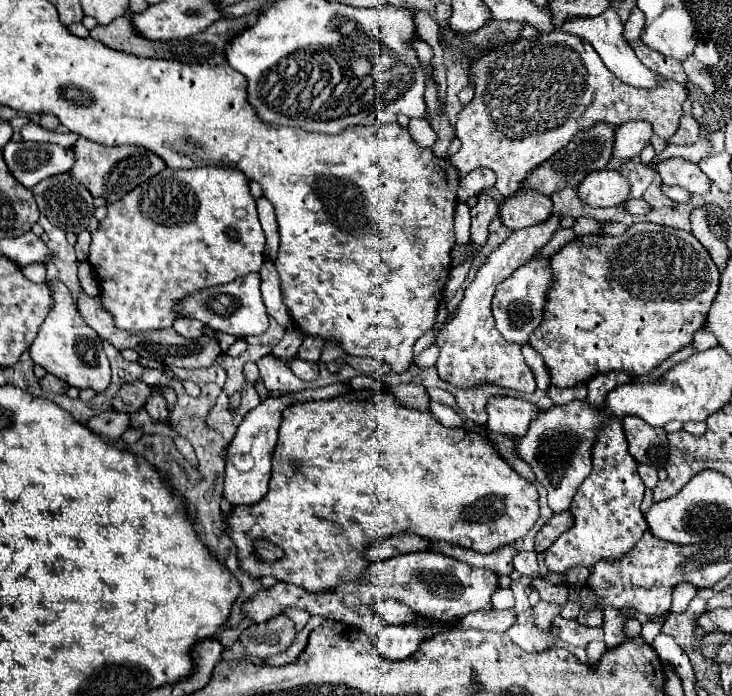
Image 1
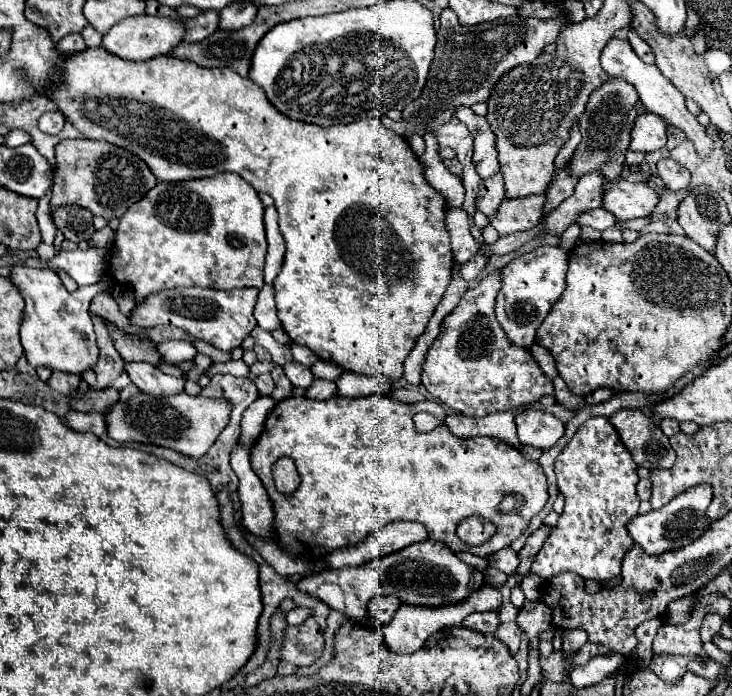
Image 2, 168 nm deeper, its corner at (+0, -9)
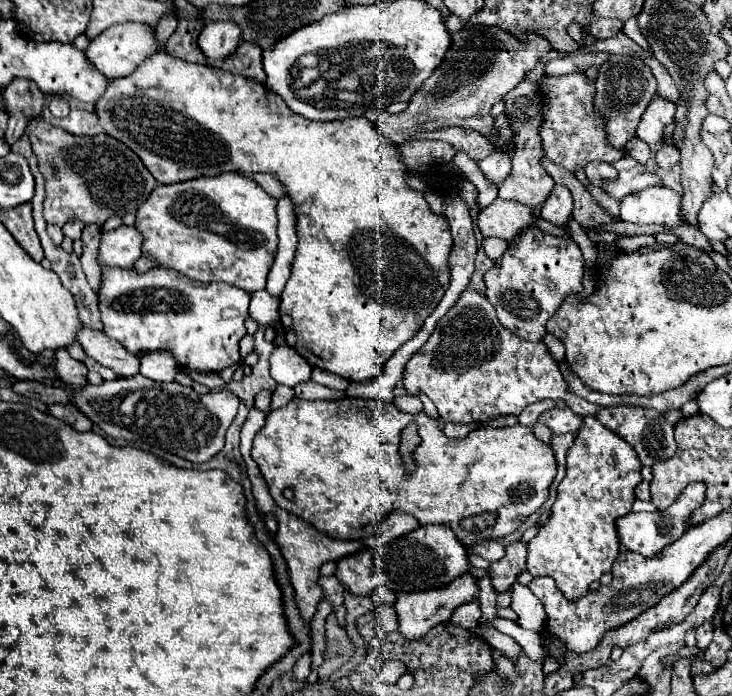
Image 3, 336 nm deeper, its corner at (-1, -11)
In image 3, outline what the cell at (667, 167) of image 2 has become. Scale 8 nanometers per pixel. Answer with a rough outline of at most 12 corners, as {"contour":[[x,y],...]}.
{"contour":[[663,142],[655,158],[661,168],[671,170],[679,162],[673,144]]}

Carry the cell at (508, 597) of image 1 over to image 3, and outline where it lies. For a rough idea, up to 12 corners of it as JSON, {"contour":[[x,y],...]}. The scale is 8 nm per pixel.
{"contour":[[459,576],[447,588],[397,592],[399,632],[409,640],[449,622],[477,598],[477,580]]}

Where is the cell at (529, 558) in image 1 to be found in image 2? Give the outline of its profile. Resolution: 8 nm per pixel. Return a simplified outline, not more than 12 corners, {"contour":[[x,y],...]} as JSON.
{"contour":[[512,548],[492,554],[490,566],[516,574],[520,558]]}

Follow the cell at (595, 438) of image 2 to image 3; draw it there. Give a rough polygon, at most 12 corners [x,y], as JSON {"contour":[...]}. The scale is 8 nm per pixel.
{"contour":[[587,416],[531,576],[579,600],[619,556],[641,460]]}

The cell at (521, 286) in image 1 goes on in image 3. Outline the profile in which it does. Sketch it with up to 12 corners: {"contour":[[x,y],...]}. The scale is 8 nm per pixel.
{"contour":[[523,228],[485,272],[499,322],[539,342],[583,290],[573,238]]}

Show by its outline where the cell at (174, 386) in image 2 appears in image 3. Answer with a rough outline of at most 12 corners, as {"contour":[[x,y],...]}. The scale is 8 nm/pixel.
{"contour":[[81,324],[77,342],[119,376],[137,374],[139,358],[101,330]]}

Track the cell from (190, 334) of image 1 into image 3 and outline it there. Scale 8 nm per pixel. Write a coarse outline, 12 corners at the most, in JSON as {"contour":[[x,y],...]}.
{"contour":[[165,352],[141,356],[139,372],[155,382],[173,382],[179,368]]}

